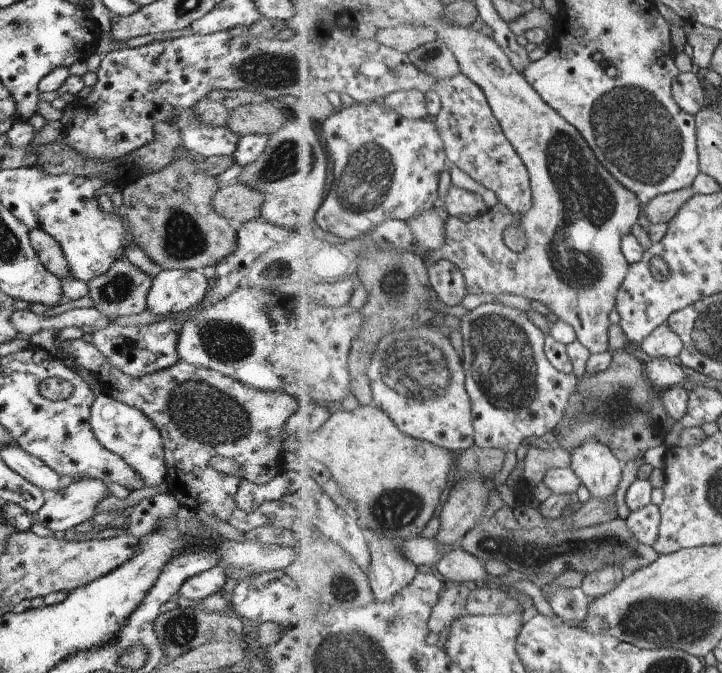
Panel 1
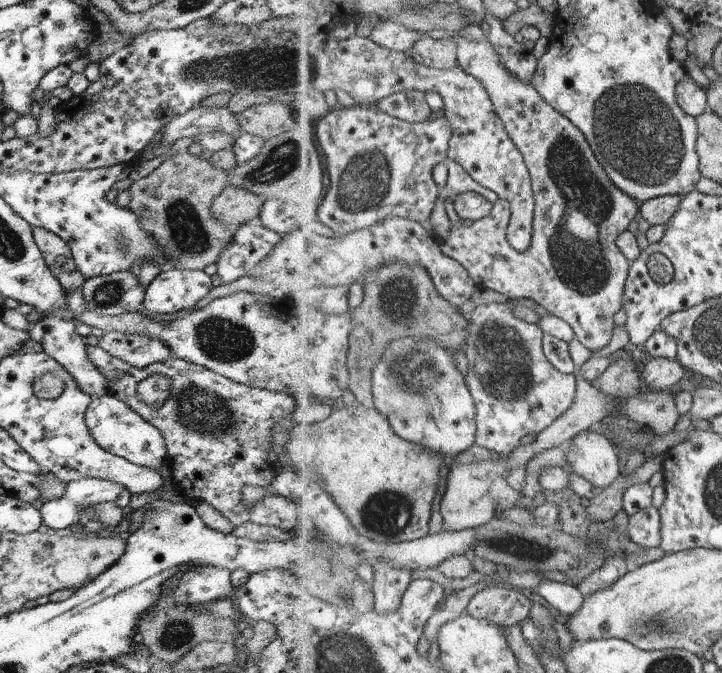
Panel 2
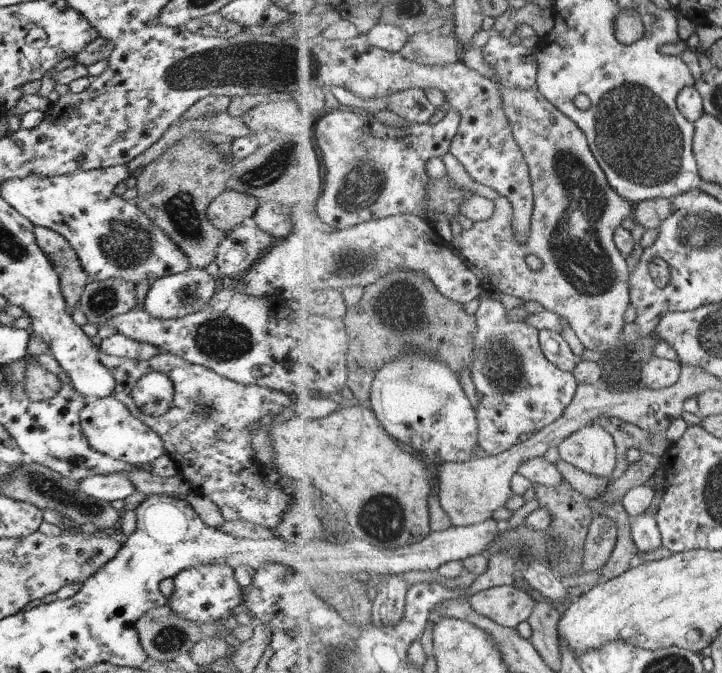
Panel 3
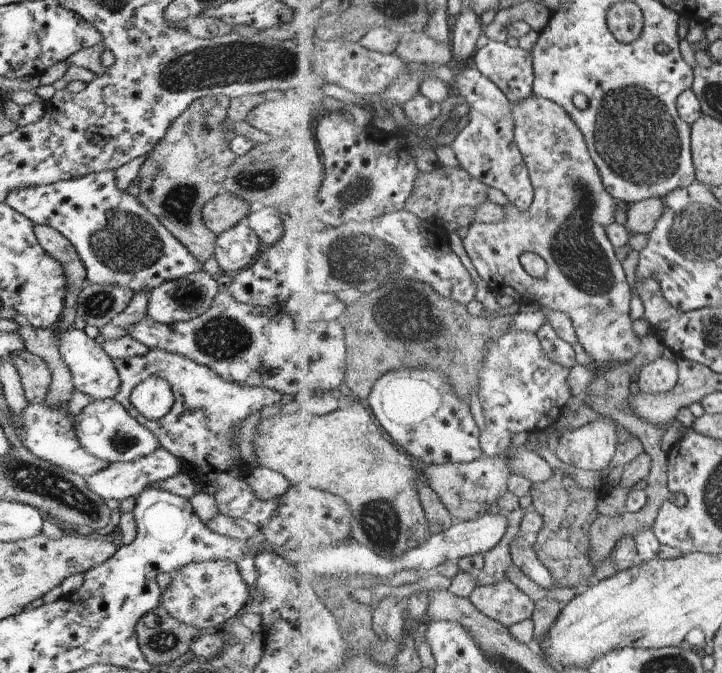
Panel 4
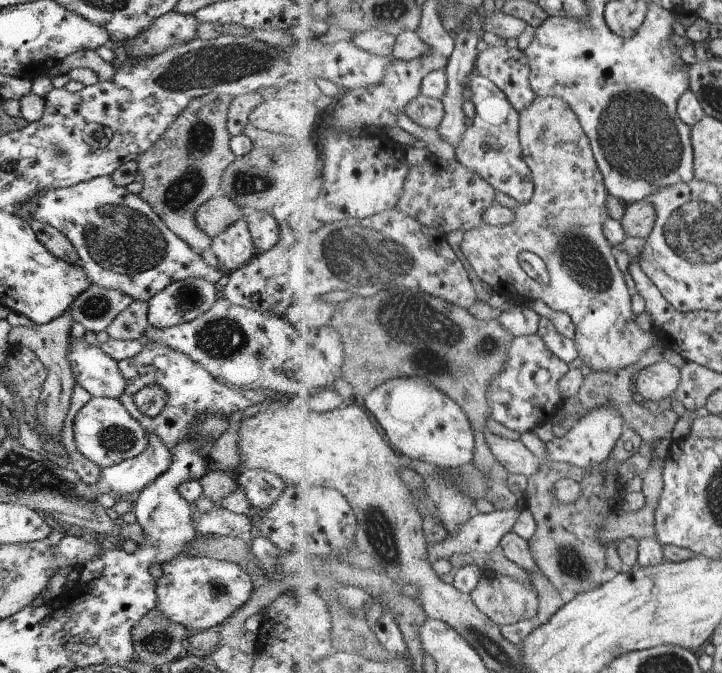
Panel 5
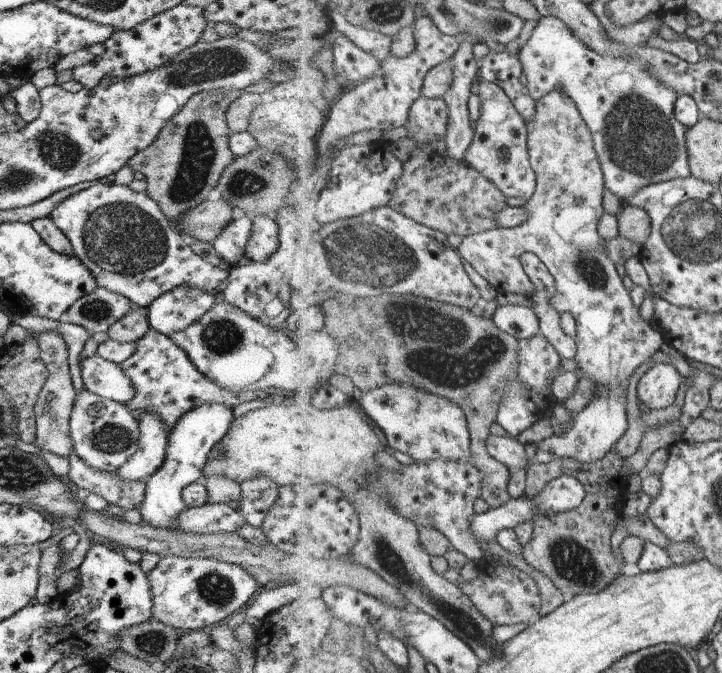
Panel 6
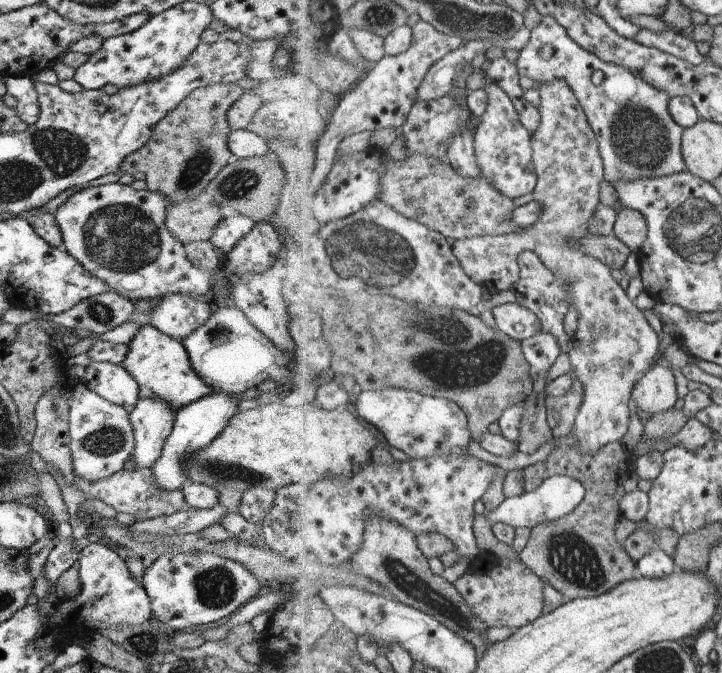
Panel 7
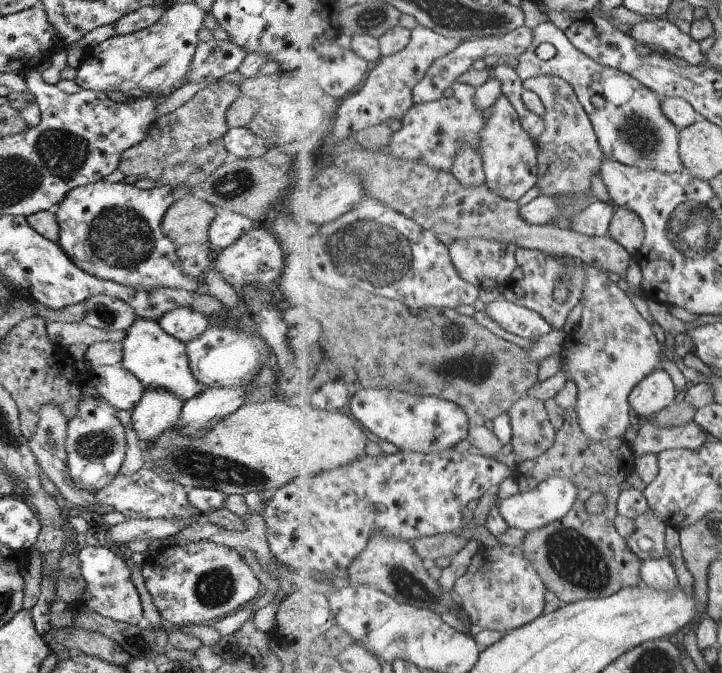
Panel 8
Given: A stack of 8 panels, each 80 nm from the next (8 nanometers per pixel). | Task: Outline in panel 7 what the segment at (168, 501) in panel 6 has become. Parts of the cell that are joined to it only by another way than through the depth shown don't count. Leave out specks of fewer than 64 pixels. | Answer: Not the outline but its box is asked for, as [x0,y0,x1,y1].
[151,391,238,490]

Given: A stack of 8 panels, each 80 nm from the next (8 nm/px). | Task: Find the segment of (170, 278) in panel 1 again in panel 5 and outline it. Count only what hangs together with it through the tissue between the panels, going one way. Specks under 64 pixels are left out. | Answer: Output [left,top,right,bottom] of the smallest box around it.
[146,277,220,329]

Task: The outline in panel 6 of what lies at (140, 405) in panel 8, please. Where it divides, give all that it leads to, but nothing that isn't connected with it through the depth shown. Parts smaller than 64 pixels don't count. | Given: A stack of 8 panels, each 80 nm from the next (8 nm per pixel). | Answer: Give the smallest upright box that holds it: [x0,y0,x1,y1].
[113,411,167,481]

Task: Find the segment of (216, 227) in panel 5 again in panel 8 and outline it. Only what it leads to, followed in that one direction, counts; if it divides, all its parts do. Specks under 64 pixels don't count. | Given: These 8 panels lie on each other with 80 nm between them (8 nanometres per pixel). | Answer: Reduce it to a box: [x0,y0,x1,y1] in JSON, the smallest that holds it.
[161,195,216,248]

